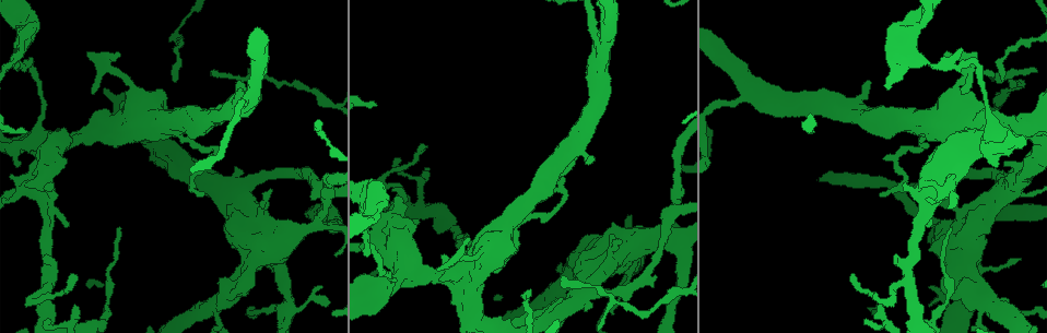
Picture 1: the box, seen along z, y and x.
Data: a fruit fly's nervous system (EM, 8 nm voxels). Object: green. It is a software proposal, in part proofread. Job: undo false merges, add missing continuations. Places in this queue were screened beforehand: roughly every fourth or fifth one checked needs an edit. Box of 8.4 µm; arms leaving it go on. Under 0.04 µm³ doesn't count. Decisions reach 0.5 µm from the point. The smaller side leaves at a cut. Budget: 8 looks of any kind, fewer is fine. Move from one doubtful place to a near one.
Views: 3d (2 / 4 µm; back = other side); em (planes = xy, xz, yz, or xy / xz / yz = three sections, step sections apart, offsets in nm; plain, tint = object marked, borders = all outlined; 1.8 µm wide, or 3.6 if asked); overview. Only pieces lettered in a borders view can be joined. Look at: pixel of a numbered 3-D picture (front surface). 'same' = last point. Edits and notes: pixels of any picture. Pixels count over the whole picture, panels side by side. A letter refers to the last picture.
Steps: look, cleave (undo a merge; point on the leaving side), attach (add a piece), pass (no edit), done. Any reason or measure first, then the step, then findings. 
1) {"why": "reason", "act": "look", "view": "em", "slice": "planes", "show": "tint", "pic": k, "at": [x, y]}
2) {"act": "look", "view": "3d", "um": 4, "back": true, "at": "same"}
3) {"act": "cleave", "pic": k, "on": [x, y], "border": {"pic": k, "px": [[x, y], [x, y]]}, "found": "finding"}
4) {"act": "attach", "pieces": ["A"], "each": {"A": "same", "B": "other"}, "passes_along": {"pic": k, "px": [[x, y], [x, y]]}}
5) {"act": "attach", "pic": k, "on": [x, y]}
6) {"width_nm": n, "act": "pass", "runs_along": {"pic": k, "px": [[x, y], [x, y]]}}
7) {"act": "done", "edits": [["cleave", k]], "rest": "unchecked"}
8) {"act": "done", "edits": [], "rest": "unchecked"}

{"why": "free end", "act": "look", "view": "em", "slice": "planes", "show": "borders", "pic": 1, "at": [239, 80]}

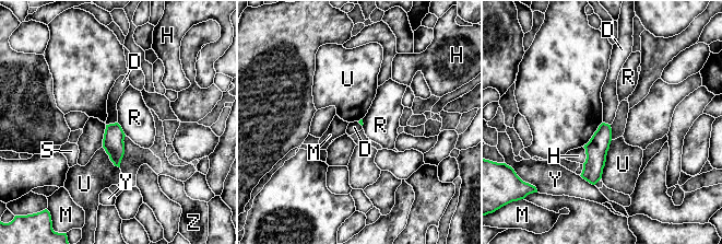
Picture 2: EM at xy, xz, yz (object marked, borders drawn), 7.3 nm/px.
{"act": "pass", "each": {"D": "other", "H": "other", "M": "other", "R": "other", "S": "other", "U": "other", "Y": "other", "Z": "other"}, "border": {"pic": 2, "px": [[117, 122], [106, 125]]}, "found": "no lettered piece goes on from it"}

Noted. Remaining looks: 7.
{"why": "sharp bend", "act": "look", "view": "em", "slice": "planes", "show": "tint", "pic": 1, "at": [978, 65]}

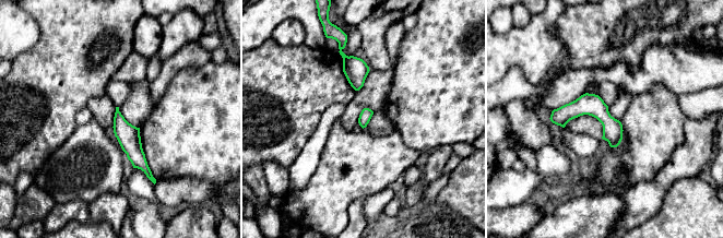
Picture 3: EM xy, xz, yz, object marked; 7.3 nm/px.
{"act": "look", "view": "em", "slice": "planes", "show": "borders", "at": "same"}

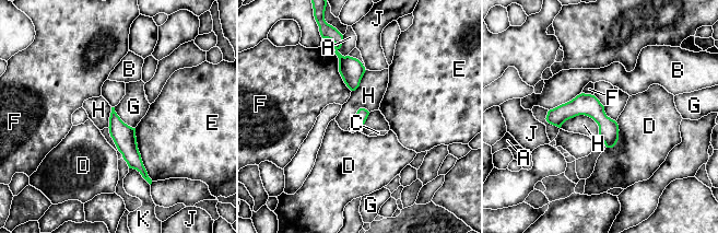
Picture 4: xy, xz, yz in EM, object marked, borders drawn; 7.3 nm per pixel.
{"width_nm": 90, "act": "cleave", "pic": 4, "on": [327, 31], "each": {"A": "other", "B": "other", "C": "other", "D": "other", "E": "other", "F": "other", "G": "other", "H": "other", "J": "other", "K": "other"}, "border": {"pic": 4, "px": [[343, 56], [339, 58]]}, "found": "a second neuron is stuck on"}

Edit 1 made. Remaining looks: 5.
{"why": "abrupt turn", "act": "look", "view": "3d", "um": 2, "pic": 1, "at": [324, 200]}

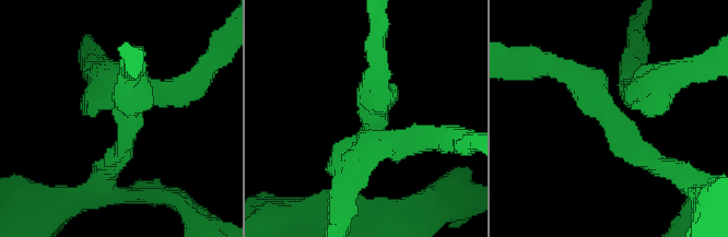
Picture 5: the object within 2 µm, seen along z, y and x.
{"act": "look", "view": "em", "slice": "planes", "show": "tint", "pic": 5, "at": [124, 117]}

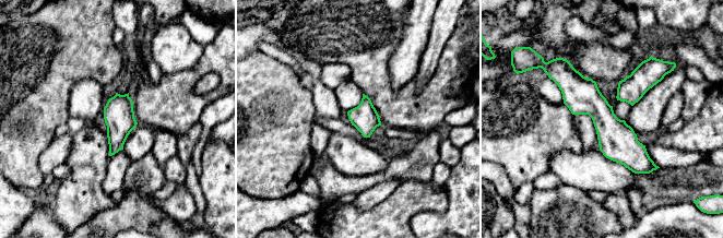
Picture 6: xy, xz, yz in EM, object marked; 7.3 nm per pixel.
{"why": "what lies round it", "act": "look", "view": "em", "slice": "planes", "show": "borders", "at": "same"}

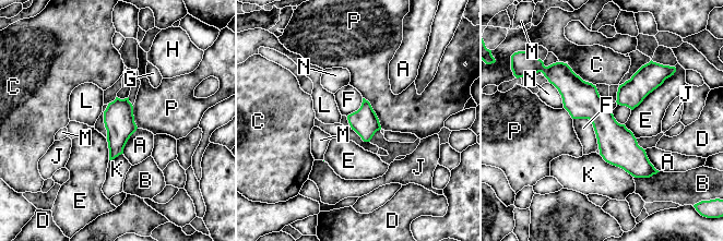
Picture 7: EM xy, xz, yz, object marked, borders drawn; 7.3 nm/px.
{"width_nm": 200, "act": "pass", "each": {"A": "other", "B": "other", "C": "other", "D": "other", "E": "other", "F": "other", "G": "other", "H": "other", "J": "other", "K": "other", "L": "other", "M": "other", "N": "other", "P": "other"}, "runs_along": {"pic": 7, "px": [[561, 71], [644, 171]]}, "found": "all the same neuron"}

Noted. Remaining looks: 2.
{"act": "done", "edits": [["cleave", 4]], "rest": "unchecked"}

